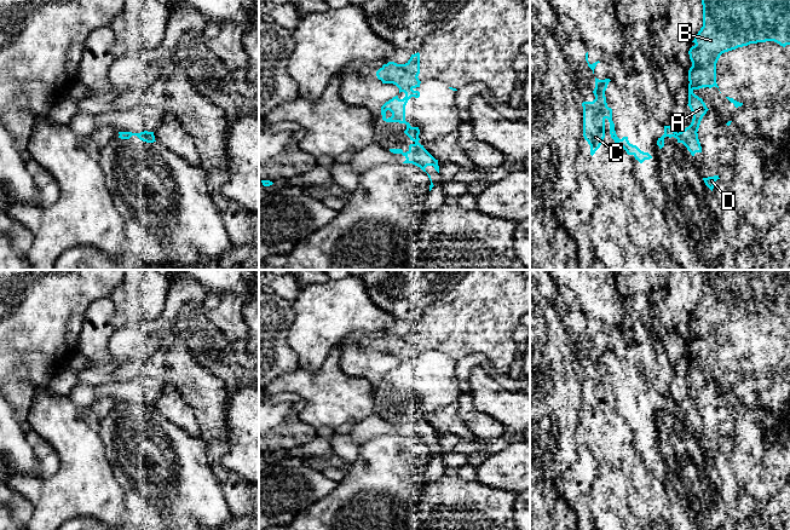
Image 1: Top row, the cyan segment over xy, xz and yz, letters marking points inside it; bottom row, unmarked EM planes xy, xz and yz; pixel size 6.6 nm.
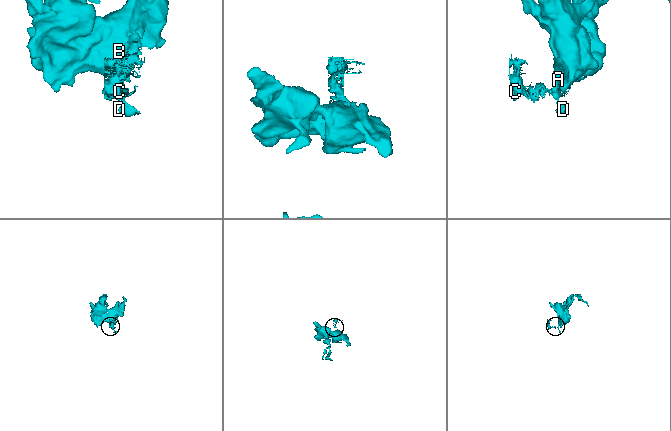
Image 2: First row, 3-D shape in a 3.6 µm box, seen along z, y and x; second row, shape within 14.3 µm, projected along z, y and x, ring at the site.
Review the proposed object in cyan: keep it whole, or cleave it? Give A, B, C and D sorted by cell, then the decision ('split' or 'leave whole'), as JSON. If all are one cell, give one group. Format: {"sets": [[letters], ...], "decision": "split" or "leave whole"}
{"sets": [["A", "B", "D"], ["C"]], "decision": "split"}

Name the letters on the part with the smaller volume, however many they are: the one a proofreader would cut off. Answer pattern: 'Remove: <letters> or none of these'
Remove: C

